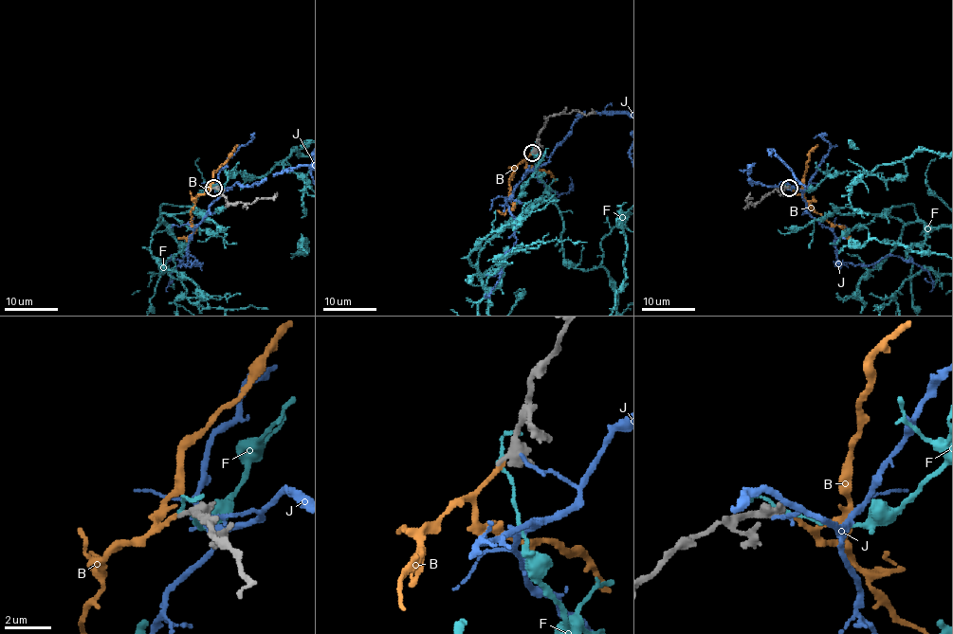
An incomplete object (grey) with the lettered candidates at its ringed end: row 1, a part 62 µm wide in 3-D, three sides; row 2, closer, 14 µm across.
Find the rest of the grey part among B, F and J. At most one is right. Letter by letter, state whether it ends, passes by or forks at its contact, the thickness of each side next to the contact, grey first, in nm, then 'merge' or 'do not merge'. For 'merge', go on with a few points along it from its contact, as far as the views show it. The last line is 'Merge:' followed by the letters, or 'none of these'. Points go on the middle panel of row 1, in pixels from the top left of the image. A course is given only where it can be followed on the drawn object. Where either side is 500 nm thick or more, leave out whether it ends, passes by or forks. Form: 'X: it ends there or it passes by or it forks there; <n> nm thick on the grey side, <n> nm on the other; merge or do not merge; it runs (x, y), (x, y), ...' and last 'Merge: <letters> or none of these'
B: it ends there; 280 nm thick on the grey side, 160 nm on the other; merge; it runs (532, 152), (514, 168), (509, 180), (514, 207), (503, 214), (496, 210)
F: it passes by; 280 nm thick on the grey side, 120 nm on the other; do not merge
J: 600 nm thick on the grey side, 150 nm on the other; do not merge
Merge: B

